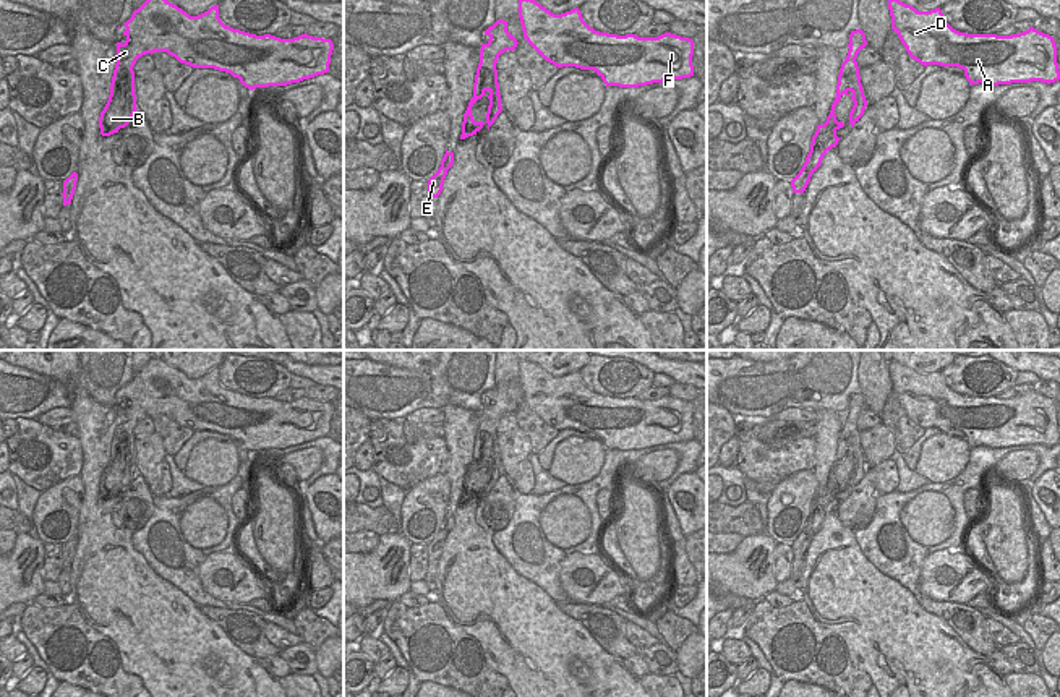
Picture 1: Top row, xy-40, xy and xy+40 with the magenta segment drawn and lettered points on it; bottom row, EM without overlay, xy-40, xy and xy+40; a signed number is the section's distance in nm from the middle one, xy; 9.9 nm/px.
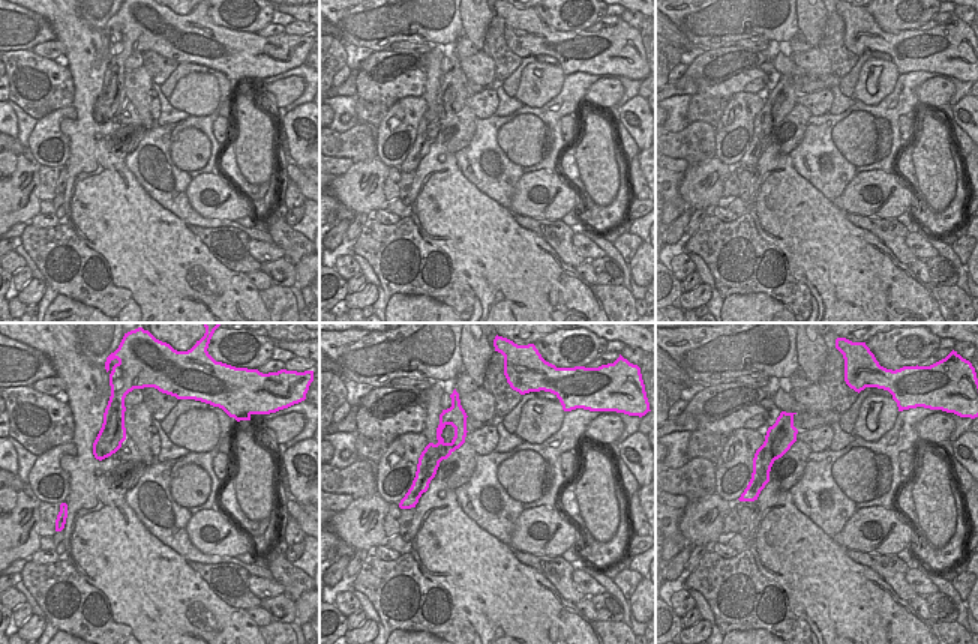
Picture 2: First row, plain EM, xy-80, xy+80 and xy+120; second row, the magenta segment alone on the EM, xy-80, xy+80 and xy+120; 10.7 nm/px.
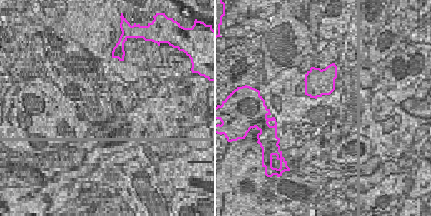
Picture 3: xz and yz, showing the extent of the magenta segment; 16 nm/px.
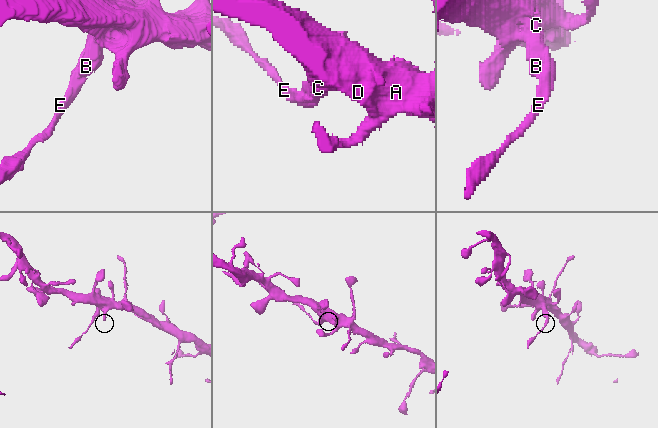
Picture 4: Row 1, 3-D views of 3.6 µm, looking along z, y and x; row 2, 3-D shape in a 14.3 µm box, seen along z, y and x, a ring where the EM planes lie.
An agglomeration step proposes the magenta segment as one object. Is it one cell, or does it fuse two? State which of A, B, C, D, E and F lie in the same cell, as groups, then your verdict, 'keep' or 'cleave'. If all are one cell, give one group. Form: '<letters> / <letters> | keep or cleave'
A C D F / B E | cleave

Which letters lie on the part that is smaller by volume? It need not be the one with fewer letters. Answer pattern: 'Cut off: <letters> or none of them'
Cut off: B, E

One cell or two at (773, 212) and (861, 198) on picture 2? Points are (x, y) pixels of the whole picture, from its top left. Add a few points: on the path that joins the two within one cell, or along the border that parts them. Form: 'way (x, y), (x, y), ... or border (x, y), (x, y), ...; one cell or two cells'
border (831, 201), (848, 212); two cells

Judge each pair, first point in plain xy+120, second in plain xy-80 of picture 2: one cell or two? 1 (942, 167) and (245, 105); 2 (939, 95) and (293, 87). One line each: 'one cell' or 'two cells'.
1: one cell
2: one cell

